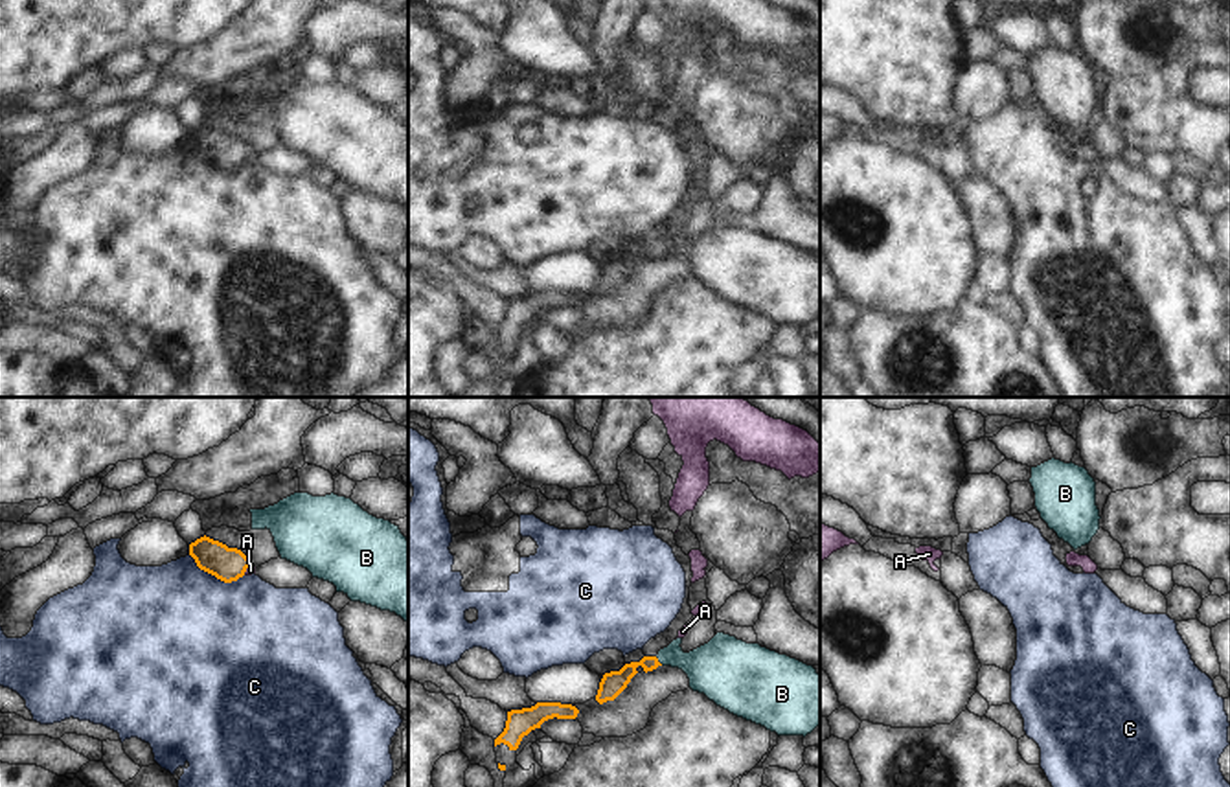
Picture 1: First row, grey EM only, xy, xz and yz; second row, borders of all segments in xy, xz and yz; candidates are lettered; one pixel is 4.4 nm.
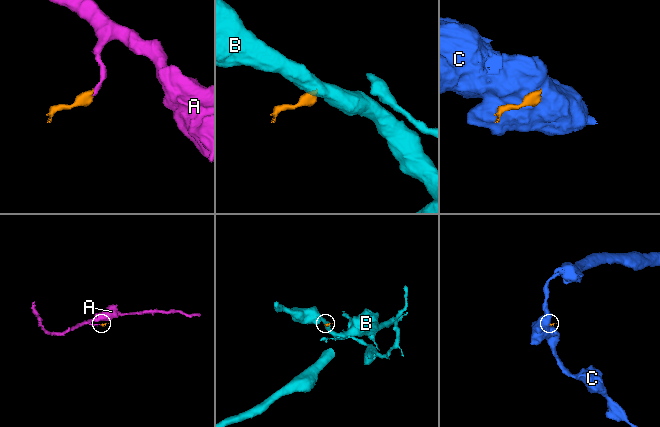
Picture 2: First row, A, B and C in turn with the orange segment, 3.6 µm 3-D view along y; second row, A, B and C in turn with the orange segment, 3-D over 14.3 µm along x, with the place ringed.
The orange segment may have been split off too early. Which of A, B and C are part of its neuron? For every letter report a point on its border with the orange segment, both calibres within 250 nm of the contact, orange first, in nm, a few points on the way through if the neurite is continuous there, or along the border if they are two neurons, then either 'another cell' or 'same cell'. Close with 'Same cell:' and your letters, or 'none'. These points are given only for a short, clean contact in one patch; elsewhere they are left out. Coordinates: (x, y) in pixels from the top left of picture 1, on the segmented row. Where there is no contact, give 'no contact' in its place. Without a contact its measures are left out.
A: xy (247, 567) | 150/40 nm | across xy (225, 563), (247, 567), (250, 570) | same cell
B: xz (657, 661) | 100/220 nm | along xz (655, 657), (662, 664) | another cell
C: xy (216, 576) | 150/500 nm | along xy (190, 554), (201, 569), (225, 581), (236, 581), (243, 576) | another cell
Same cell: A

